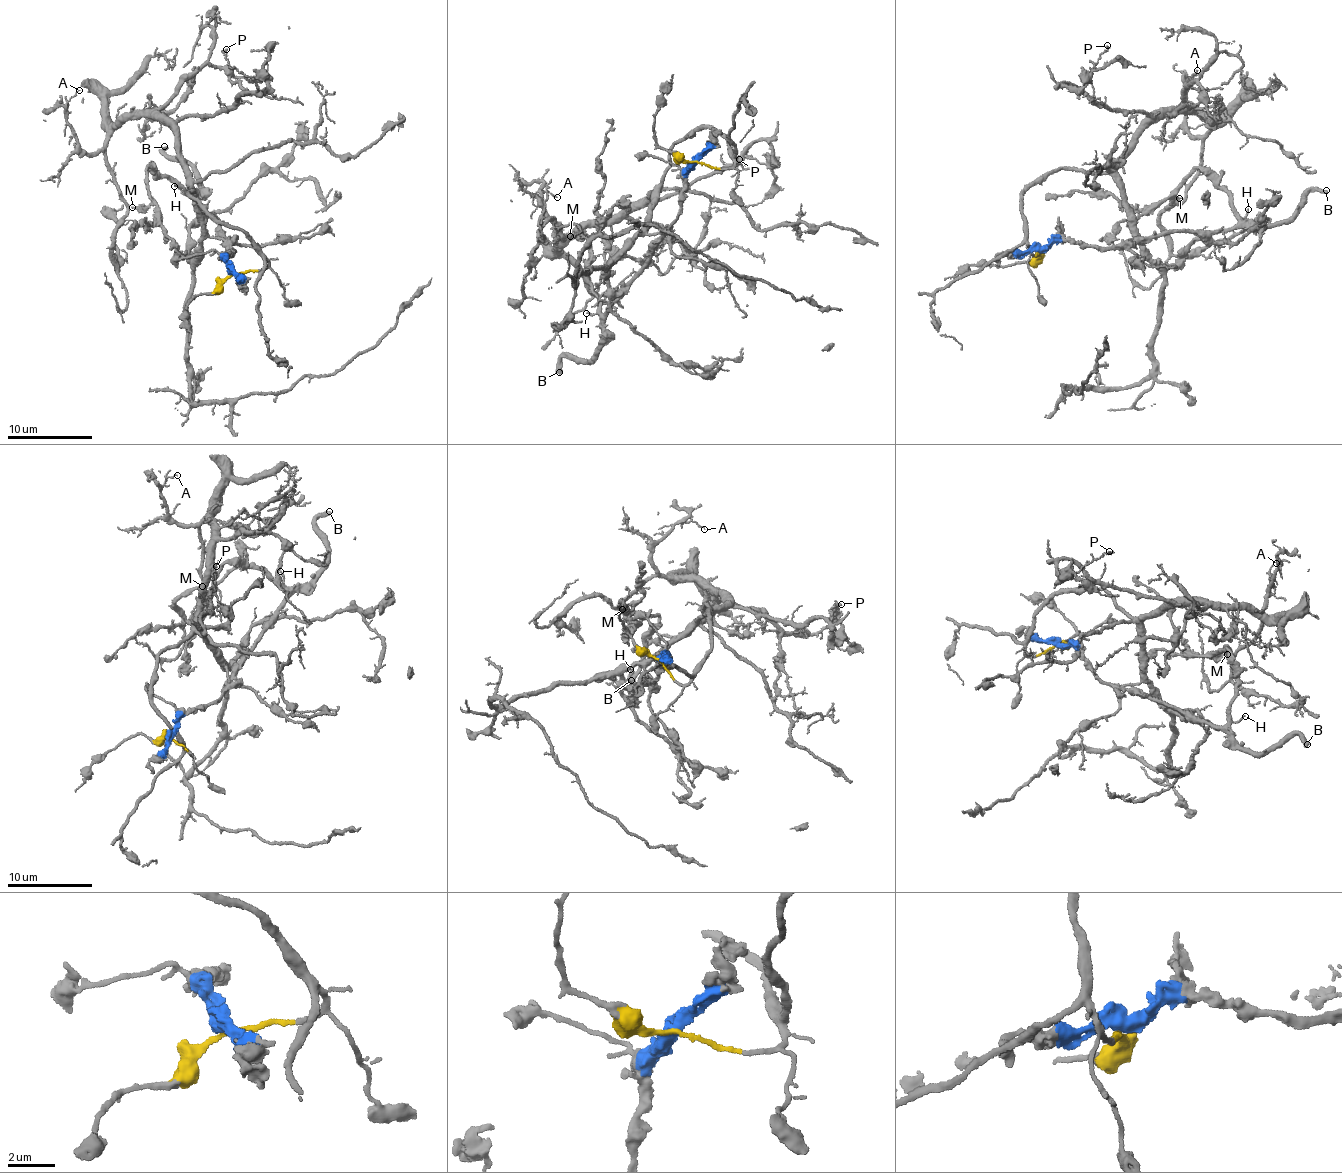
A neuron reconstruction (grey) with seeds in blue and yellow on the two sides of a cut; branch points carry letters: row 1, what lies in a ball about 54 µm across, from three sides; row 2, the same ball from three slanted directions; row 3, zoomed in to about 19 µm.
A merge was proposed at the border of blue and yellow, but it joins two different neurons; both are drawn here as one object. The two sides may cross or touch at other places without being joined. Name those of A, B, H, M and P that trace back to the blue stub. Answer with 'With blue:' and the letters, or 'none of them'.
With blue: B, H, M

